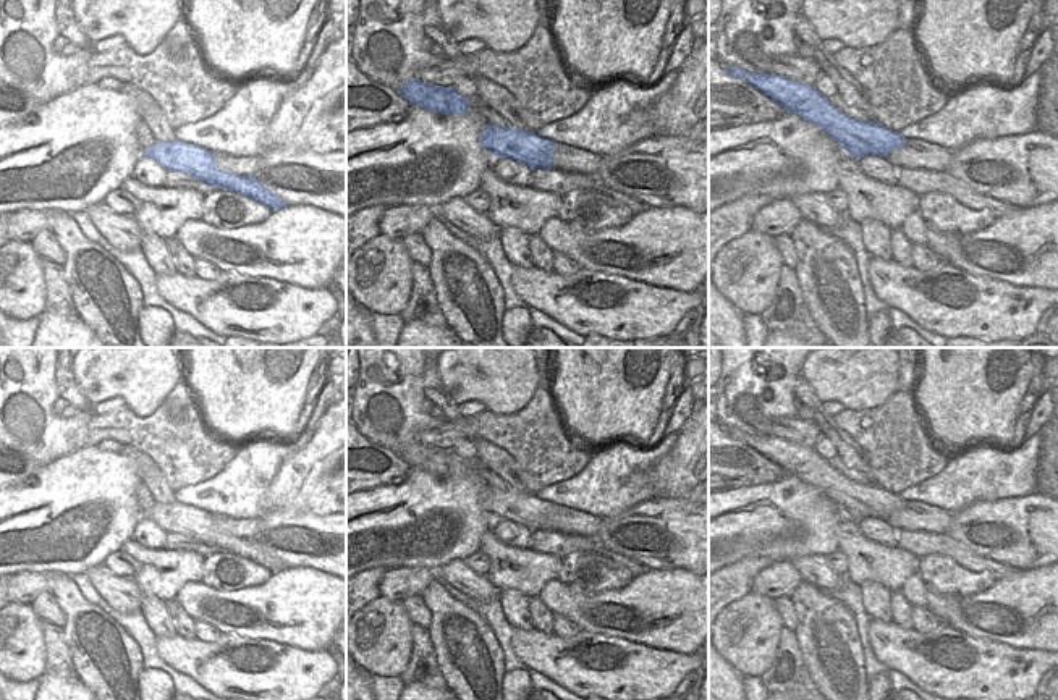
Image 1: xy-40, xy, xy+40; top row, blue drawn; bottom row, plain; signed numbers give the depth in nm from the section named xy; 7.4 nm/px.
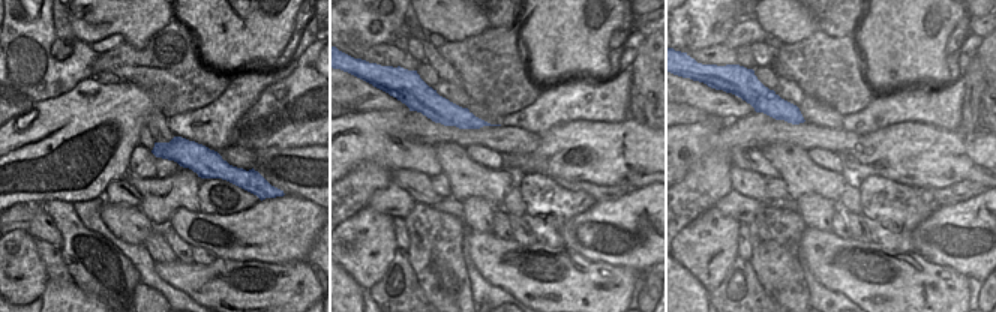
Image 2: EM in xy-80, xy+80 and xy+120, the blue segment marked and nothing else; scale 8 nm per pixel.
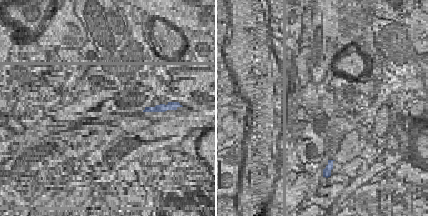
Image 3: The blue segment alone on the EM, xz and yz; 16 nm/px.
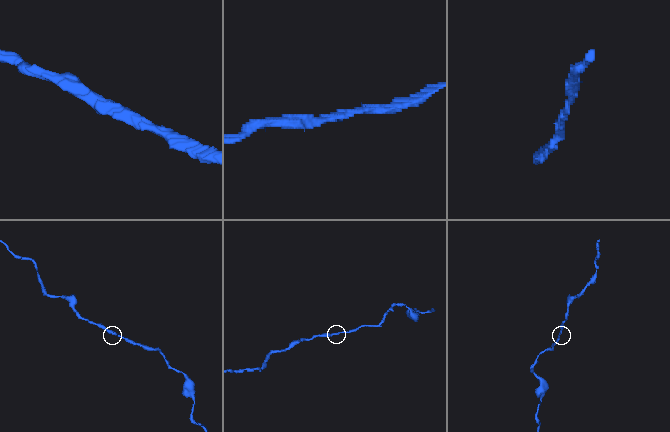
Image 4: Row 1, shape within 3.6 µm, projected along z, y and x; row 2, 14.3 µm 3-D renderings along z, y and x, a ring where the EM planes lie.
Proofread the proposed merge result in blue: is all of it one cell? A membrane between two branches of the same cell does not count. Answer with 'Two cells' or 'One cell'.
One cell

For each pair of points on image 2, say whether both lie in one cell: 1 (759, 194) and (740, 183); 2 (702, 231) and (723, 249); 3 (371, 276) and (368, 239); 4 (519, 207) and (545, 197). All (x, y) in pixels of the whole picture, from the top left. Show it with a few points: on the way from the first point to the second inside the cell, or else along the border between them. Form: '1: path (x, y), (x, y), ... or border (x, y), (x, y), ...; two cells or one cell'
1: path (755, 189), (744, 183); one cell
2: path (707, 236), (719, 248); one cell
3: path (368, 267), (368, 248); one cell
4: border (516, 183), (525, 204), (524, 218); two cells

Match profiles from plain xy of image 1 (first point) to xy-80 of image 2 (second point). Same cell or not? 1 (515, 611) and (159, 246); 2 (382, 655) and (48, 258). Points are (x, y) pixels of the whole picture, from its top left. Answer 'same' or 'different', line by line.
1: same
2: different

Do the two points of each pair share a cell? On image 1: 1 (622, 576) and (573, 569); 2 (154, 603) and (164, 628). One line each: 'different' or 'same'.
1: same
2: same

